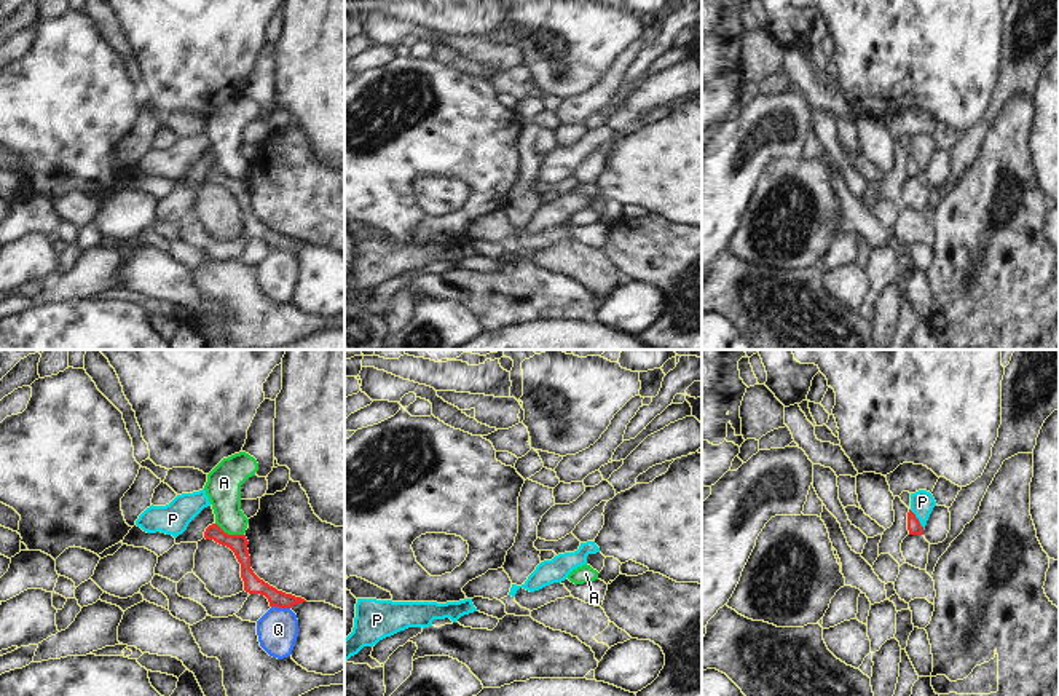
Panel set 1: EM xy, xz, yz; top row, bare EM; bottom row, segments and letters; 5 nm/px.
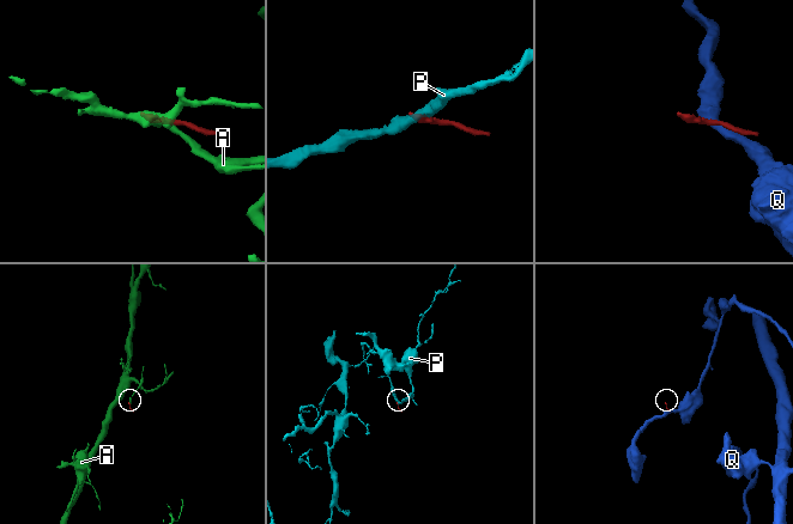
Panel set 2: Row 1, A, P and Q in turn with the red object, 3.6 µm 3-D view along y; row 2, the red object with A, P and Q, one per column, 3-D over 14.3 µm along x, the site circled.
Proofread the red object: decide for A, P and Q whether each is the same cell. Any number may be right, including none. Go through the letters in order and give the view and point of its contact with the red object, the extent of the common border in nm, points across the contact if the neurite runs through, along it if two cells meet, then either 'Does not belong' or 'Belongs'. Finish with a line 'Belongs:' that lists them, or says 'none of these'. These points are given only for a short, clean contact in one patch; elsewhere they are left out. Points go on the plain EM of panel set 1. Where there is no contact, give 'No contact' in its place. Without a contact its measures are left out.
A: Touches red at xy (230, 177). Shared border 160 nm. Boundary: xy (216, 165), (228, 176), (243, 177). Does not belong
P: Touches red at yz (917, 162). Shared border 130 nm. Boundary: yz (909, 152), (924, 171). Does not belong
Q: Touches red at xy (281, 249). Shared border 100 nm. Boundary: xy (271, 248), (289, 251). Does not belong
Belongs: none of these.

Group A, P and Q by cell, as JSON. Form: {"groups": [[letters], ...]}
{"groups": [["A"], ["P"], ["Q"]]}

